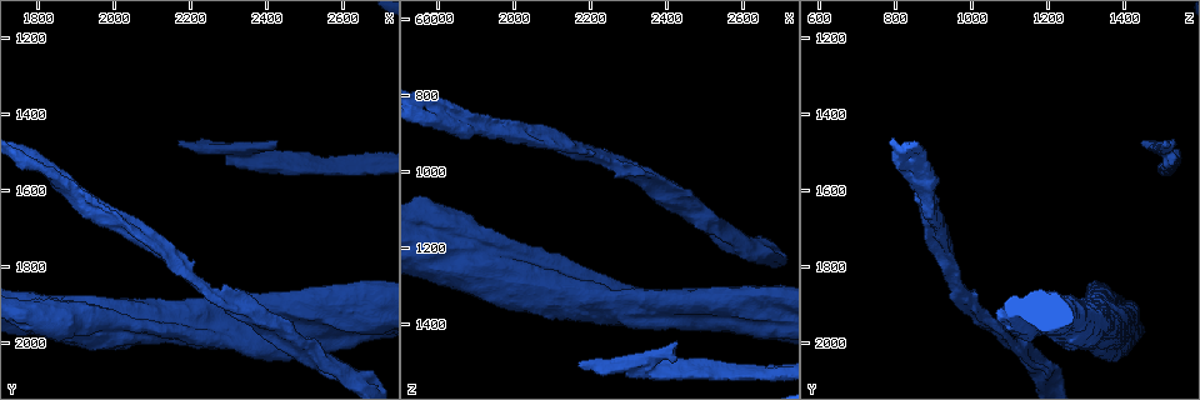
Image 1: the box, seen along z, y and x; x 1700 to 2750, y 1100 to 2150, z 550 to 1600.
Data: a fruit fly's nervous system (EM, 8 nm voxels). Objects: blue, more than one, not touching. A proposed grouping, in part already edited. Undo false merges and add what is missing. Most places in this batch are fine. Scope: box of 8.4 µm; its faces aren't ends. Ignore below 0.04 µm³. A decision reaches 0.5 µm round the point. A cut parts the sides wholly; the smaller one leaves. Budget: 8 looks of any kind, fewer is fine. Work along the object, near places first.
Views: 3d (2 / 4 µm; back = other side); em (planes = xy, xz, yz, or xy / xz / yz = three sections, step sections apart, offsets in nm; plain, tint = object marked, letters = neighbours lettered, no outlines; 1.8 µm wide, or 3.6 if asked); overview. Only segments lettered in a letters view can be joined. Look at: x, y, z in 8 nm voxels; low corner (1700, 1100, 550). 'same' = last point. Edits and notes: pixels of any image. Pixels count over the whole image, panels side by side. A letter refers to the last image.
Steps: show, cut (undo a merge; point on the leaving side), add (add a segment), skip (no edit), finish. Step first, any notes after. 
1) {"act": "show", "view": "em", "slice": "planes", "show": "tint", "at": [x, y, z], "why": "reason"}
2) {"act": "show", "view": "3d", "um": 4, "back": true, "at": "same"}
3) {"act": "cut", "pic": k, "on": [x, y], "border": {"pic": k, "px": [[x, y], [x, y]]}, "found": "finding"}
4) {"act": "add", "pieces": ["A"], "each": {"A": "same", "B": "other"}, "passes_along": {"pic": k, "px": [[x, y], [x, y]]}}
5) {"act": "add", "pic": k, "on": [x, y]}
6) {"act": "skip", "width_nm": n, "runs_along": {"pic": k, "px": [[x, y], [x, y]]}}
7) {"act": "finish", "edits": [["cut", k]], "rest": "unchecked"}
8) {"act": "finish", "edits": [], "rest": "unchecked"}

{"act": "show", "view": "em", "um": 3.6, "slice": "planes", "show": "tint", "at": [2295, 1960, 1360], "why": "sudden change in width"}

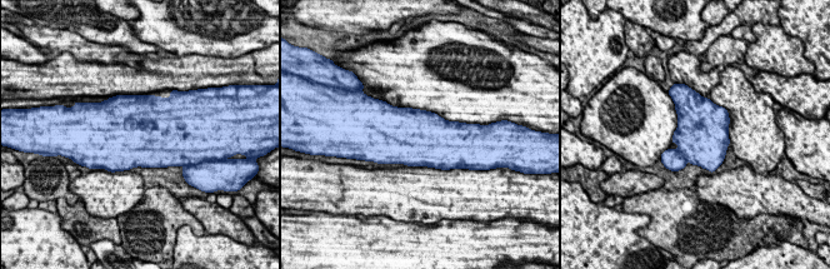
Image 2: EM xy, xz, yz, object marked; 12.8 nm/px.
{"act": "show", "view": "em", "um": 3.6, "slice": "planes", "show": "letters", "at": "same"}

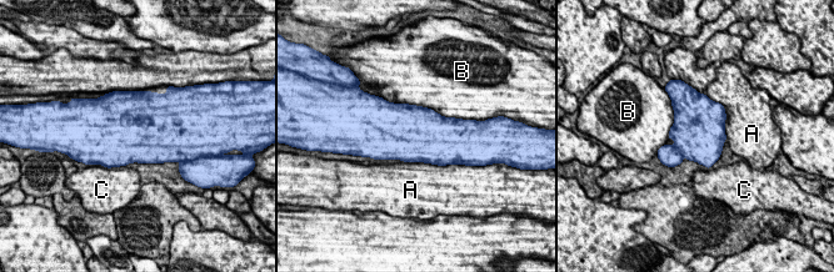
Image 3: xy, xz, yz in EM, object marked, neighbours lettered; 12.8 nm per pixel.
{"act": "skip", "each": {"A": "other", "B": "other", "C": "other"}, "border": {"pic": 3, "px": [[388, 101], [432, 107], [457, 119]]}, "found": "one neuron here"}

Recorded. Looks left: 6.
{"act": "show", "view": "3d", "um": 2, "at": [1840, 1545, 825], "why": "free end"}

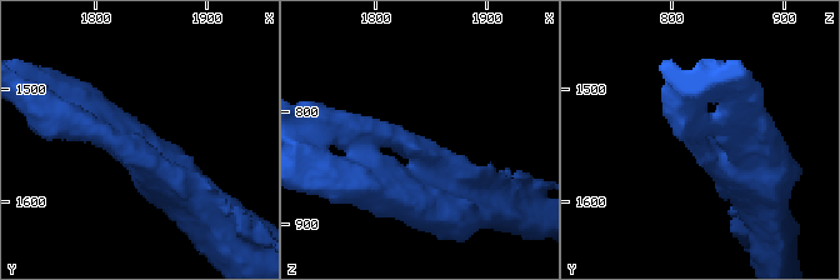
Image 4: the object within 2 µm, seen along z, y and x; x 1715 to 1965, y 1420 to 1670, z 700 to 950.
{"act": "show", "view": "em", "slice": "planes", "show": "tint", "at": [1844, 1546, 830]}

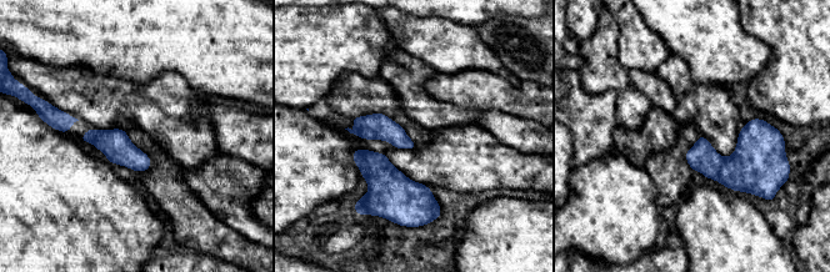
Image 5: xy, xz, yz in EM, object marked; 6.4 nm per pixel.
{"act": "show", "view": "em", "slice": "planes", "show": "letters", "at": "same", "why": "see the neighbours"}

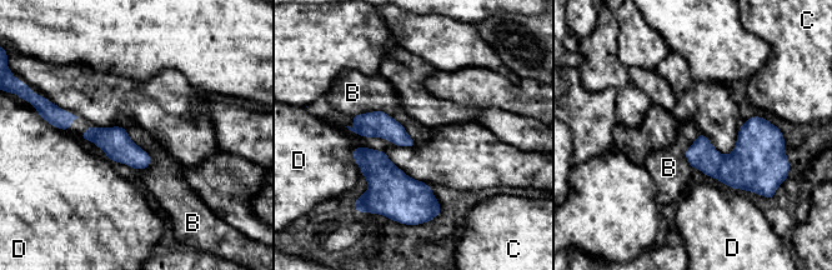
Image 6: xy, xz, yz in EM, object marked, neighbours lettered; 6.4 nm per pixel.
{"act": "skip", "each": {"B": "other", "C": "other", "D": "other"}, "border": {"pic": 6, "px": [[134, 143], [150, 159], [143, 170]]}, "found": "none of them fits"}

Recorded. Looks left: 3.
{"act": "show", "view": "3d", "um": 4, "at": [1875, 1930, 1175], "why": "touches itself"}

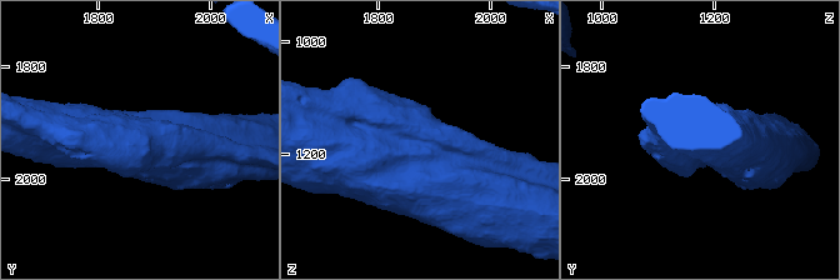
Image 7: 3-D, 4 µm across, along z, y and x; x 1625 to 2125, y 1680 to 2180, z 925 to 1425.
{"act": "show", "view": "em", "um": 3.6, "slice": "xy", "step": 8, "show": "tint", "at": [1870, 1935, 1175]}

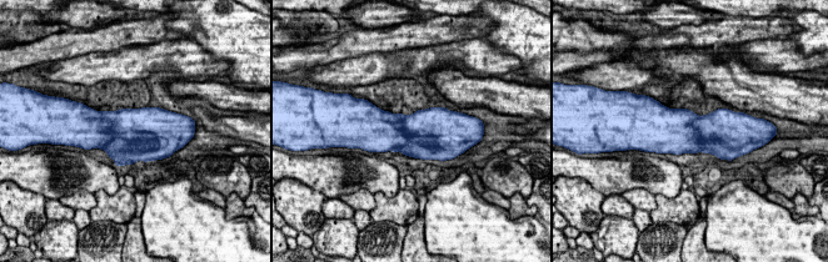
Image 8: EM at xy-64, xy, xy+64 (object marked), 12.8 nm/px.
{"act": "show", "view": "em", "um": 3.6, "slice": "planes", "show": "letters", "at": "same"}

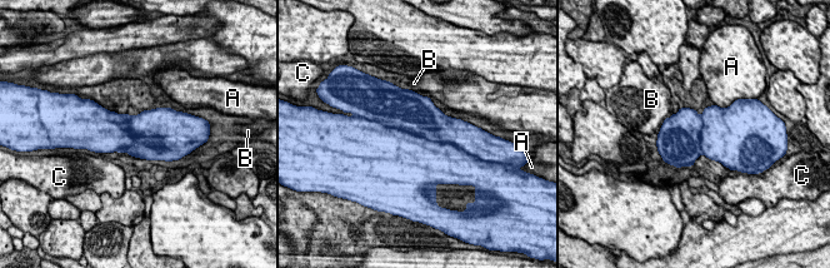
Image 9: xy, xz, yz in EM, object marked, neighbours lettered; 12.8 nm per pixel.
{"act": "skip", "each": {"A": "other", "B": "other", "C": "other"}, "border": {"pic": 9, "px": [[666, 117], [659, 127]]}, "found": "one neuron here"}

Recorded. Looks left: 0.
{"act": "finish", "edits": [], "rest": "unchecked"}

